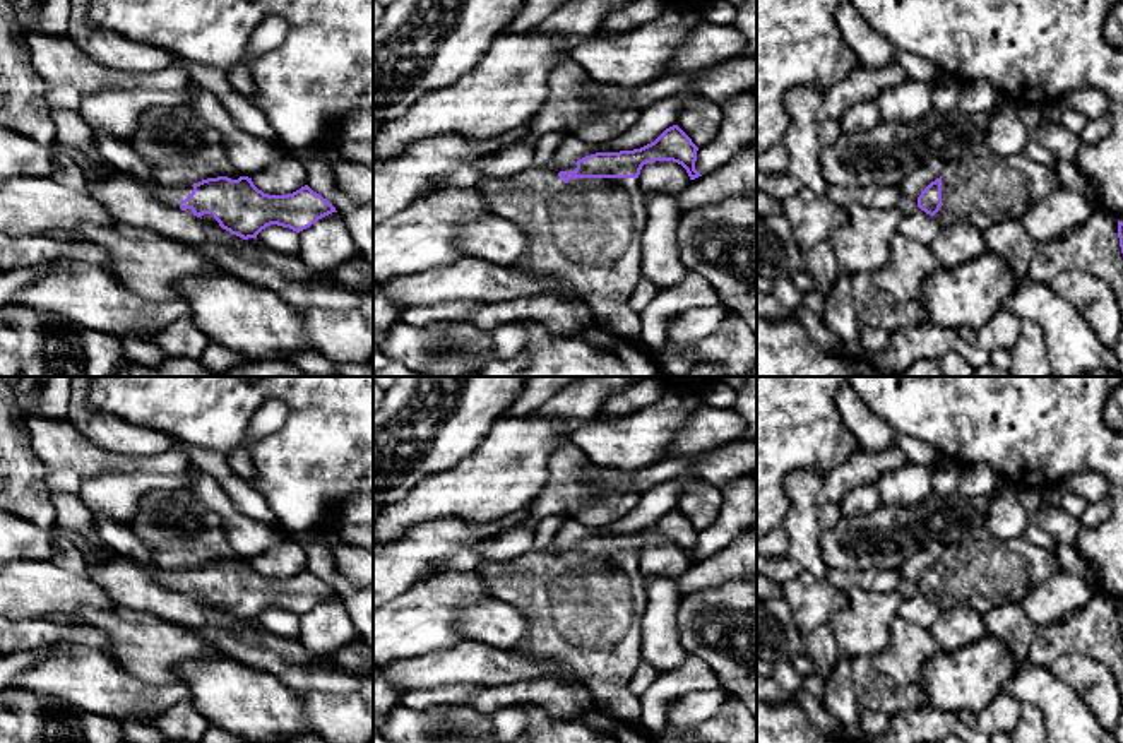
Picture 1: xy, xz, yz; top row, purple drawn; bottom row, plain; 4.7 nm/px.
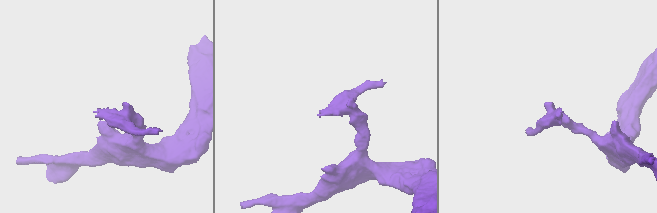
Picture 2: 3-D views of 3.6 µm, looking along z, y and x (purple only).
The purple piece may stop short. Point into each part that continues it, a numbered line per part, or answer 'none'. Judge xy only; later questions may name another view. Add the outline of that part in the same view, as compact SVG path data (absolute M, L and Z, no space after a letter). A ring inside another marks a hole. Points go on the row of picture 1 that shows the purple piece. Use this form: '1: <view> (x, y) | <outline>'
1: xy (172, 197) | M137 178L161 204L180 209L180 202L187 199L188 193L192 193L193 187L185 185L180 188L164 188L164 187L149 187L144 180Z

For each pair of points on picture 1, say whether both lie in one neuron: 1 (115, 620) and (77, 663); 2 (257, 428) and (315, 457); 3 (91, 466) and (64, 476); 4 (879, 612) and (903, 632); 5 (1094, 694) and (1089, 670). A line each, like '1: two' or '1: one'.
1: two
2: two
3: two
4: two
5: one

